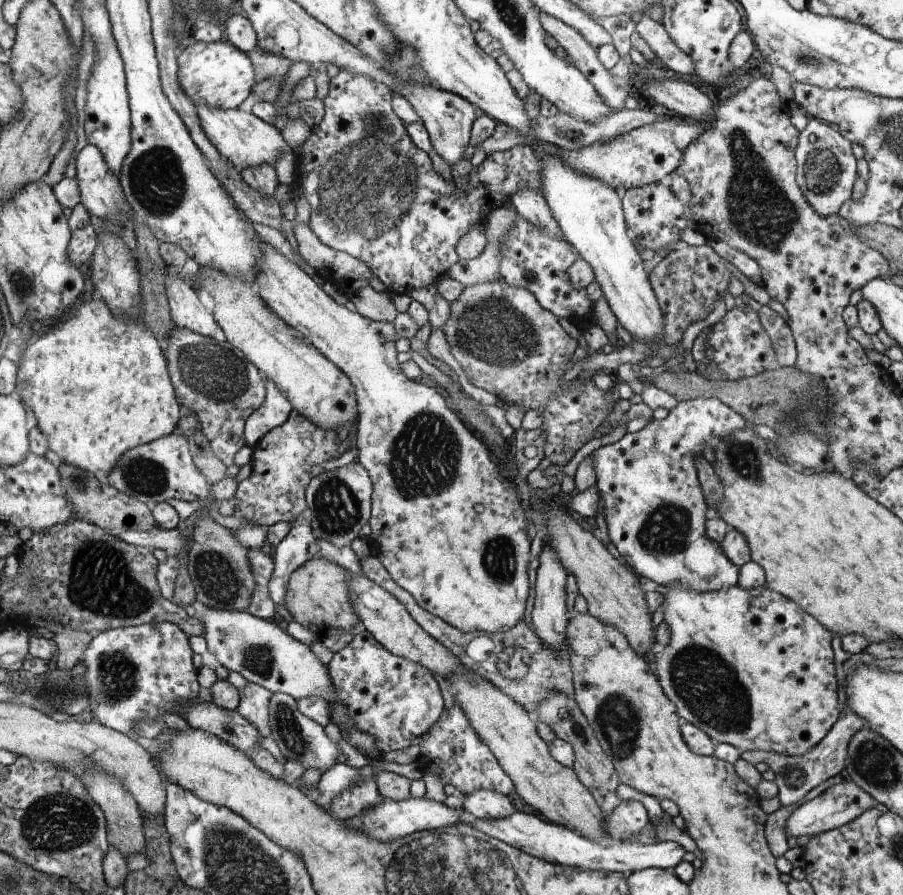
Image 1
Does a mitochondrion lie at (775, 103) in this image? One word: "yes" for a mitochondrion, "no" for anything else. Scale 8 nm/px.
no

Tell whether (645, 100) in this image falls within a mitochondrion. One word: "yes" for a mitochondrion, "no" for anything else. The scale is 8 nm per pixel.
no

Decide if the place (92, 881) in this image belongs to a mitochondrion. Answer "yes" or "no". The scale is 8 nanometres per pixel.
no

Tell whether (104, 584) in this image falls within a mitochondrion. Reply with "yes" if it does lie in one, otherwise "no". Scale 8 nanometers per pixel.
yes

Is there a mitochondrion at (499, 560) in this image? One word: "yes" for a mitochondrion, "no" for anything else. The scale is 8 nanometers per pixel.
yes

